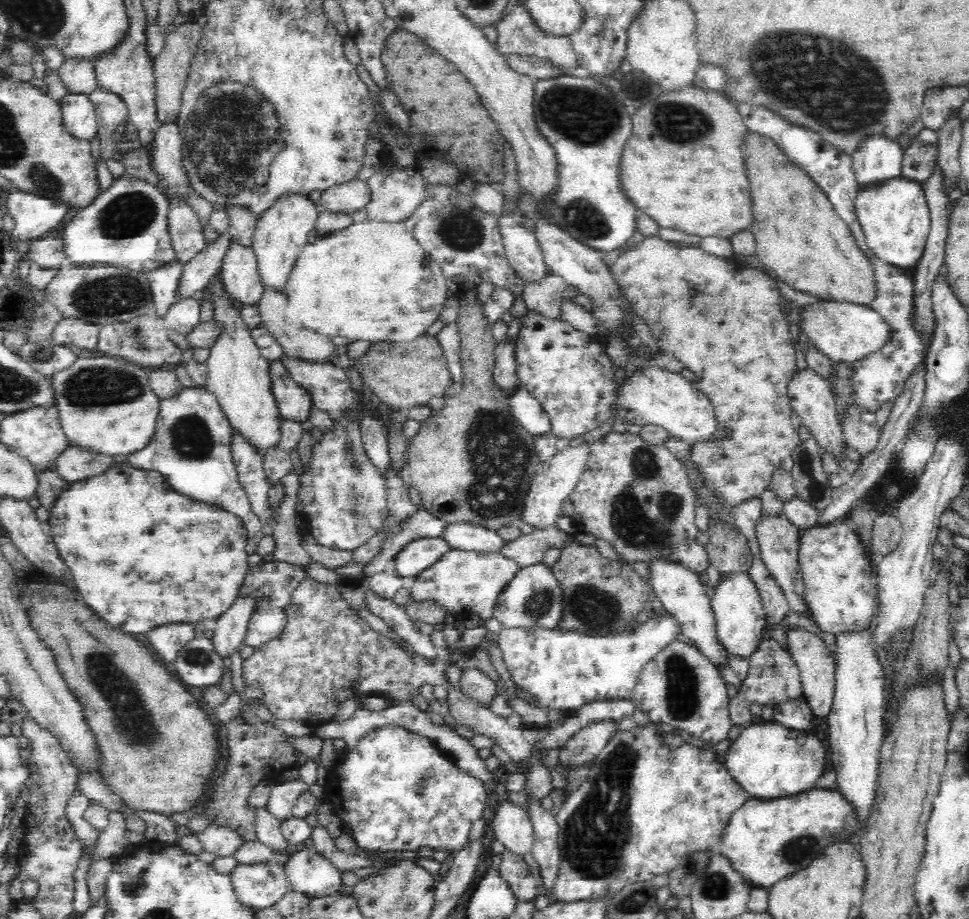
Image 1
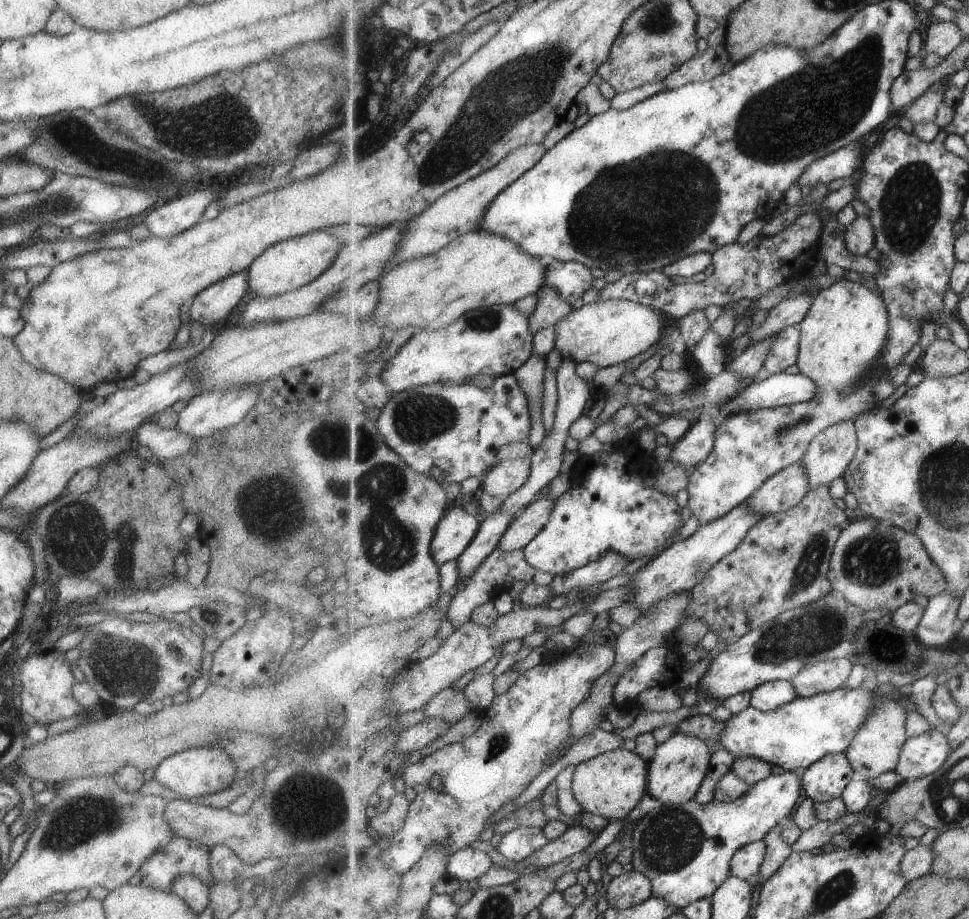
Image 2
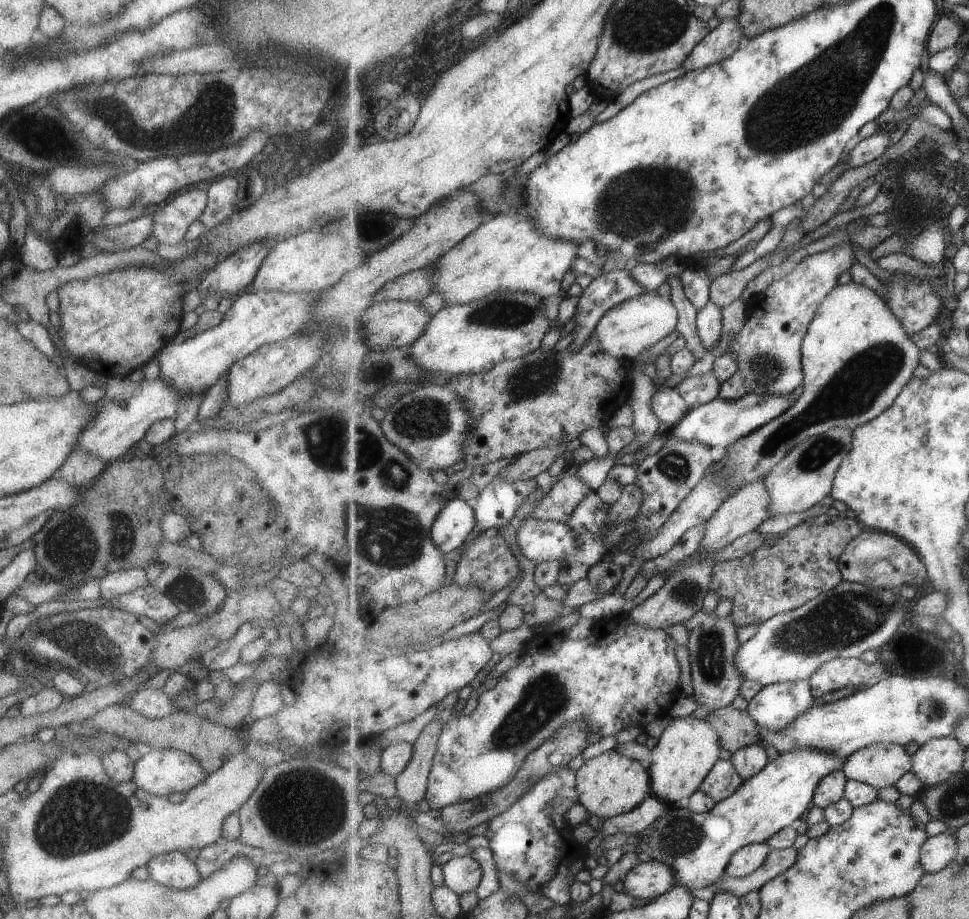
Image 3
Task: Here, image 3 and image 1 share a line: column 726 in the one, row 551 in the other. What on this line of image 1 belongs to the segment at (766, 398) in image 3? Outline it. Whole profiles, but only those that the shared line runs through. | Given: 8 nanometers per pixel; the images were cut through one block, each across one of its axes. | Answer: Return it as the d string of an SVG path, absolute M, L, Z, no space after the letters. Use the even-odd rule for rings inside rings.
M442 537L414 540L395 556L396 572L401 577L418 576L432 564L436 564L449 550L449 543Z

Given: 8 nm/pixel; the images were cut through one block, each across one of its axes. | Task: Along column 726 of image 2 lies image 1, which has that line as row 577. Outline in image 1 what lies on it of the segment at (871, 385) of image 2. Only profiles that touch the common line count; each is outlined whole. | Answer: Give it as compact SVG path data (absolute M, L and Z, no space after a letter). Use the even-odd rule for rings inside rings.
M450 549L436 564L432 564L416 577L410 589L410 596L418 602L434 598L437 604L444 606L456 617L459 626L473 614L486 621L493 618L500 592L508 586L508 582L519 569L520 565L516 561L501 552L466 552Z

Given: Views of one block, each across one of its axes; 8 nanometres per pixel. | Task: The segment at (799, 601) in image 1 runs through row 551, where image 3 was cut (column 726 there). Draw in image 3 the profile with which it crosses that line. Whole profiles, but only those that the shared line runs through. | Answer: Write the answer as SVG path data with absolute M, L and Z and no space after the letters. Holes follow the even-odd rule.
M719 759L719 762L711 770L711 774L701 784L700 790L709 794L717 802L721 802L735 794L744 781L741 774L737 772L732 759Z

